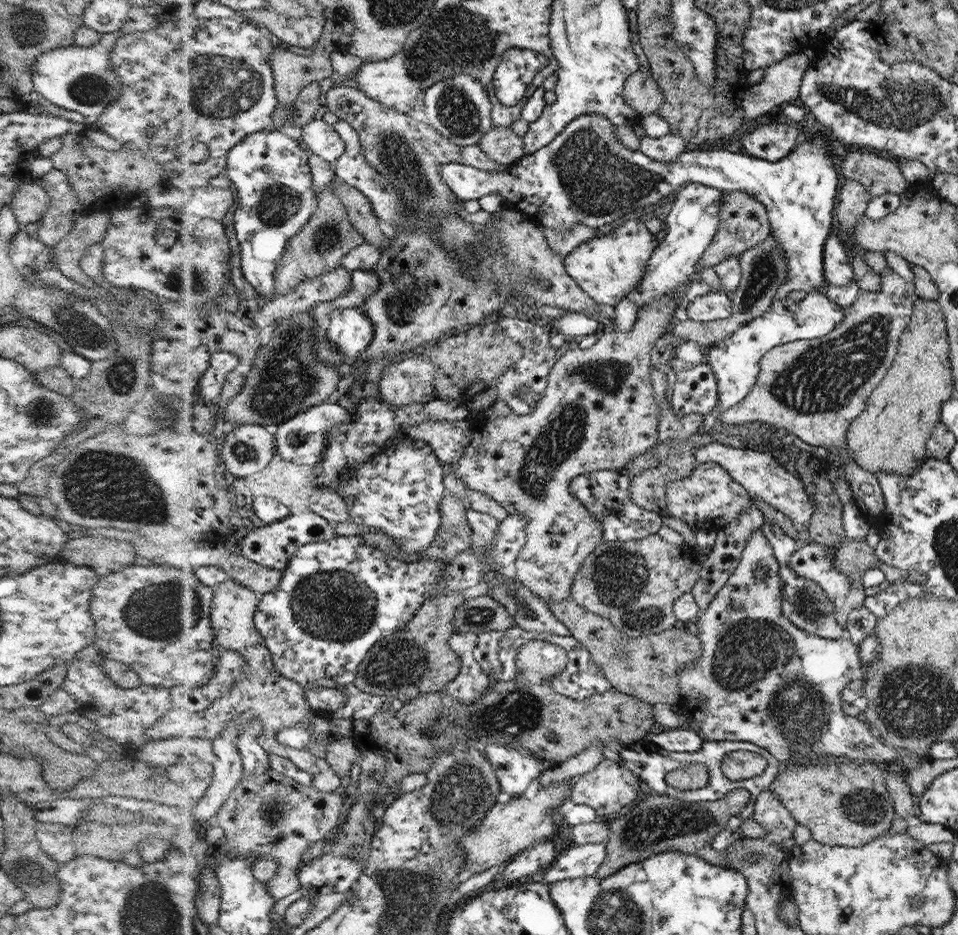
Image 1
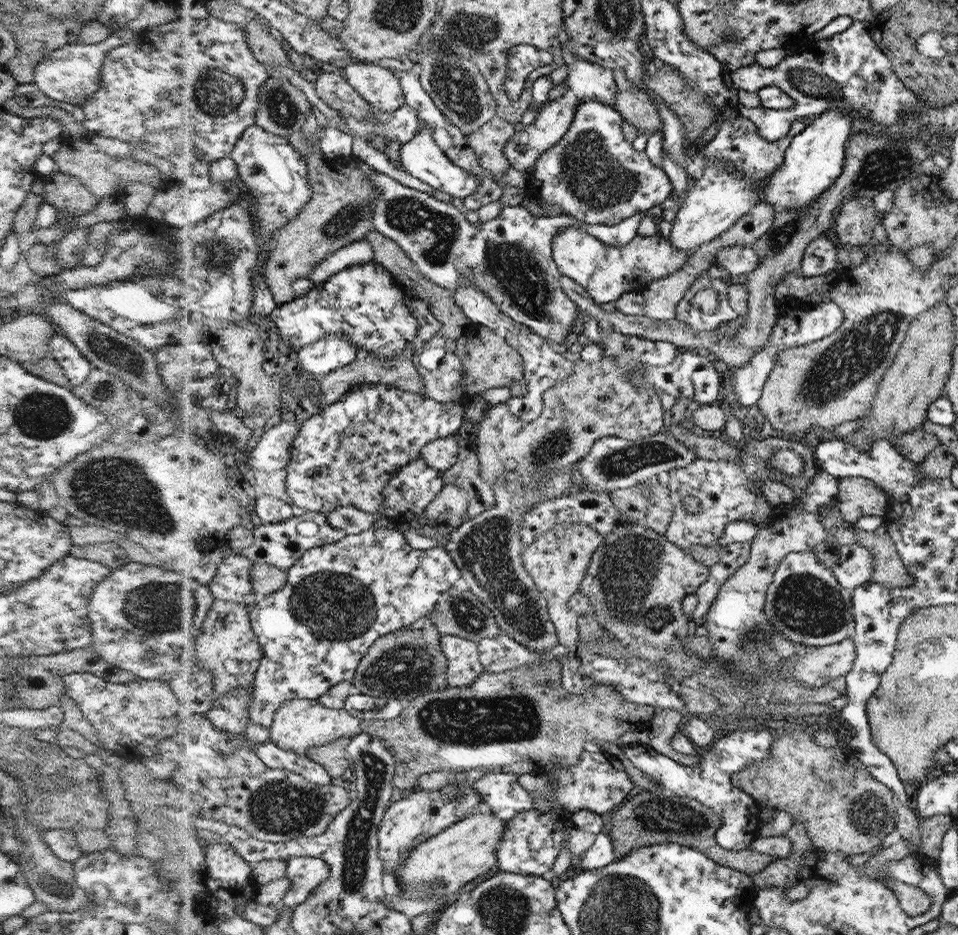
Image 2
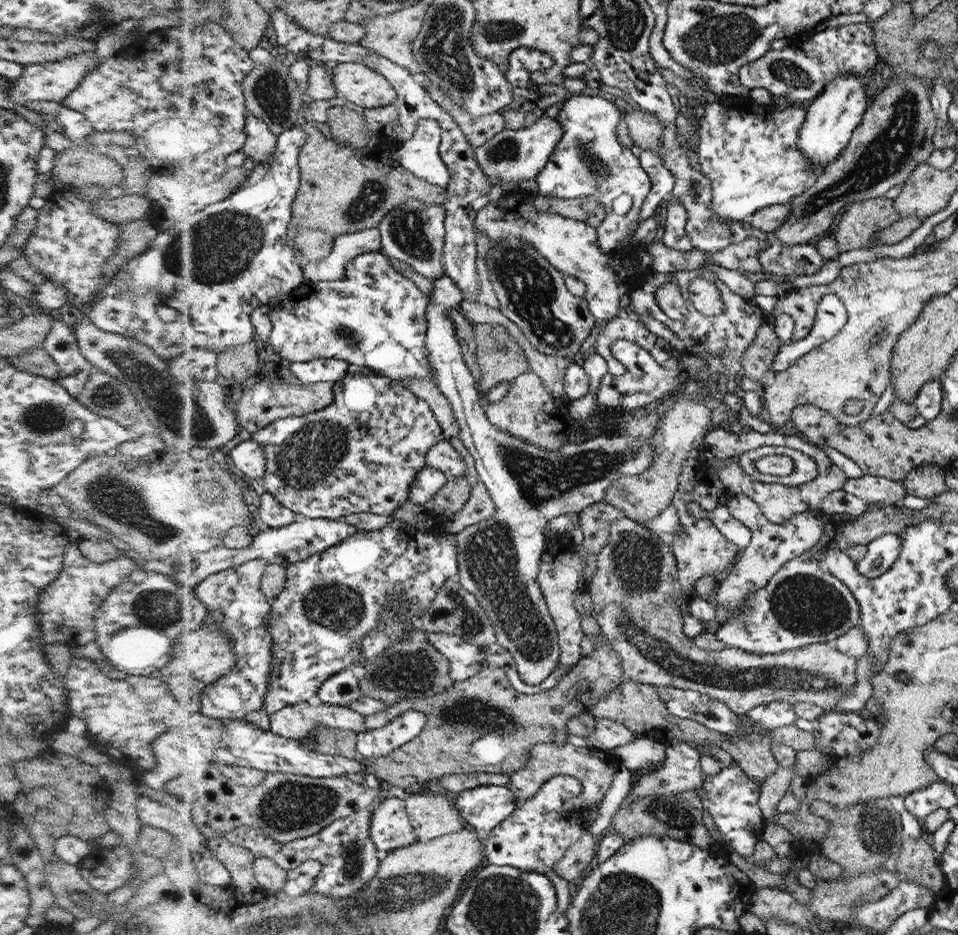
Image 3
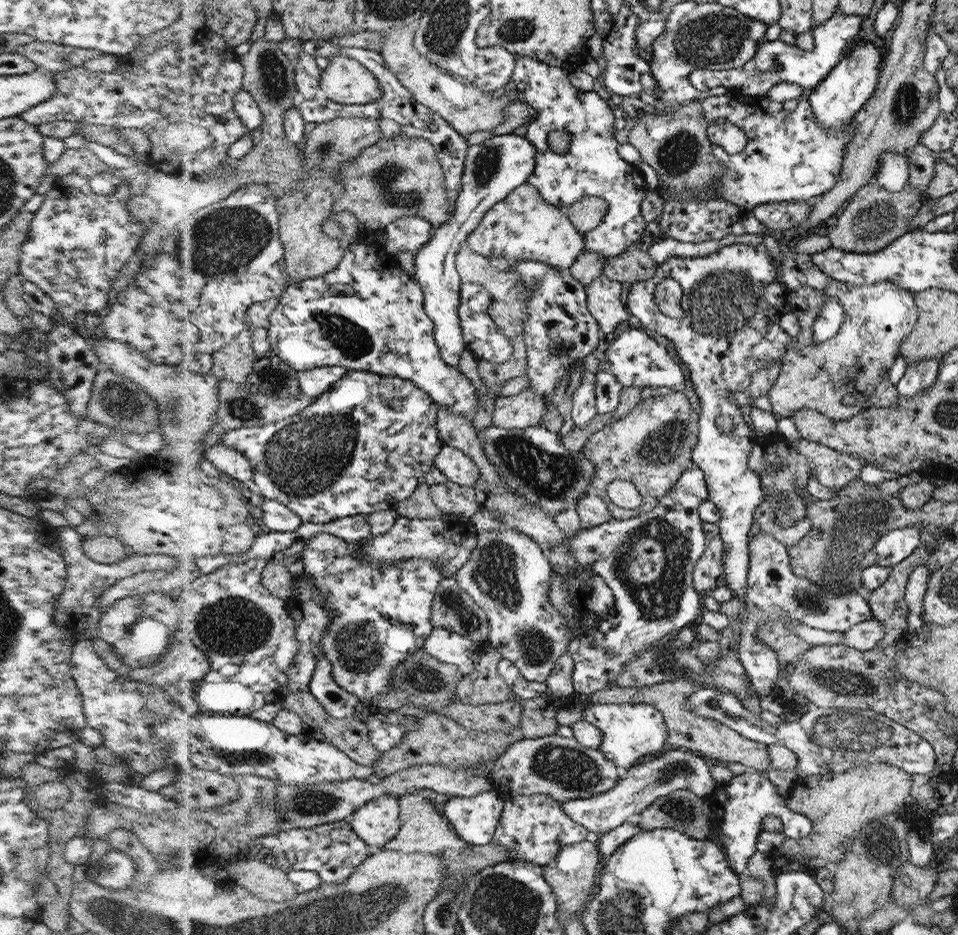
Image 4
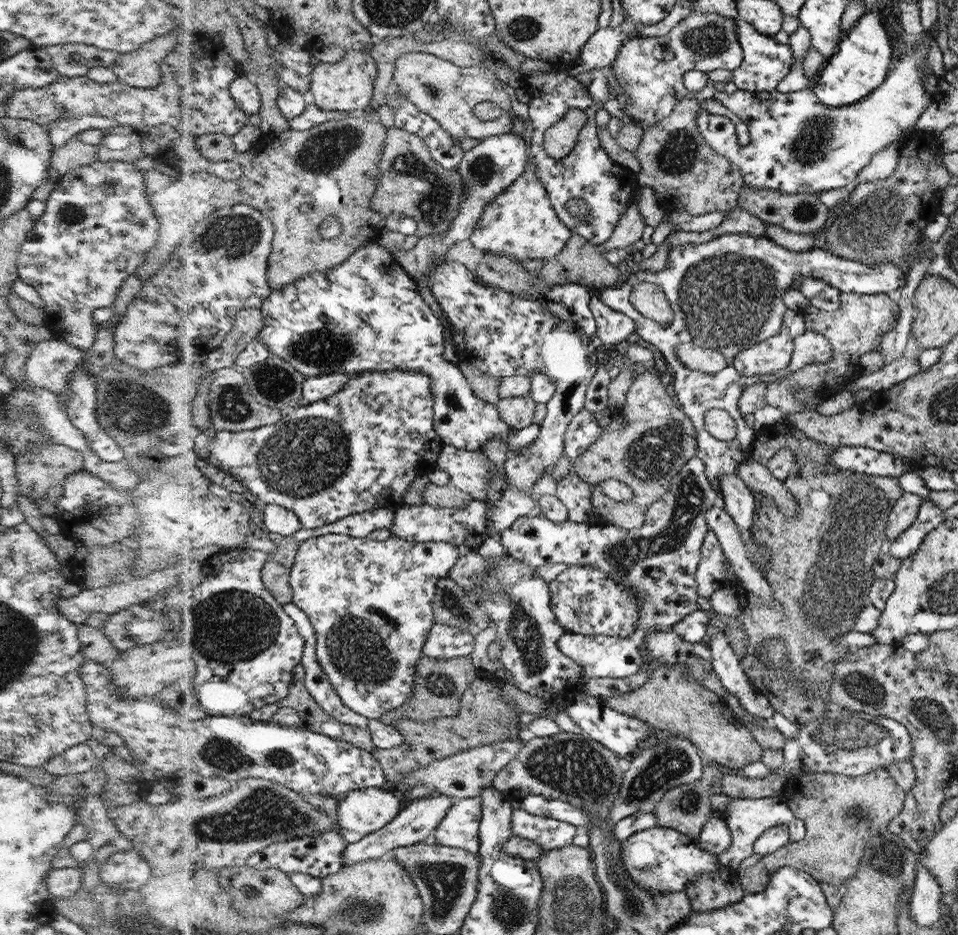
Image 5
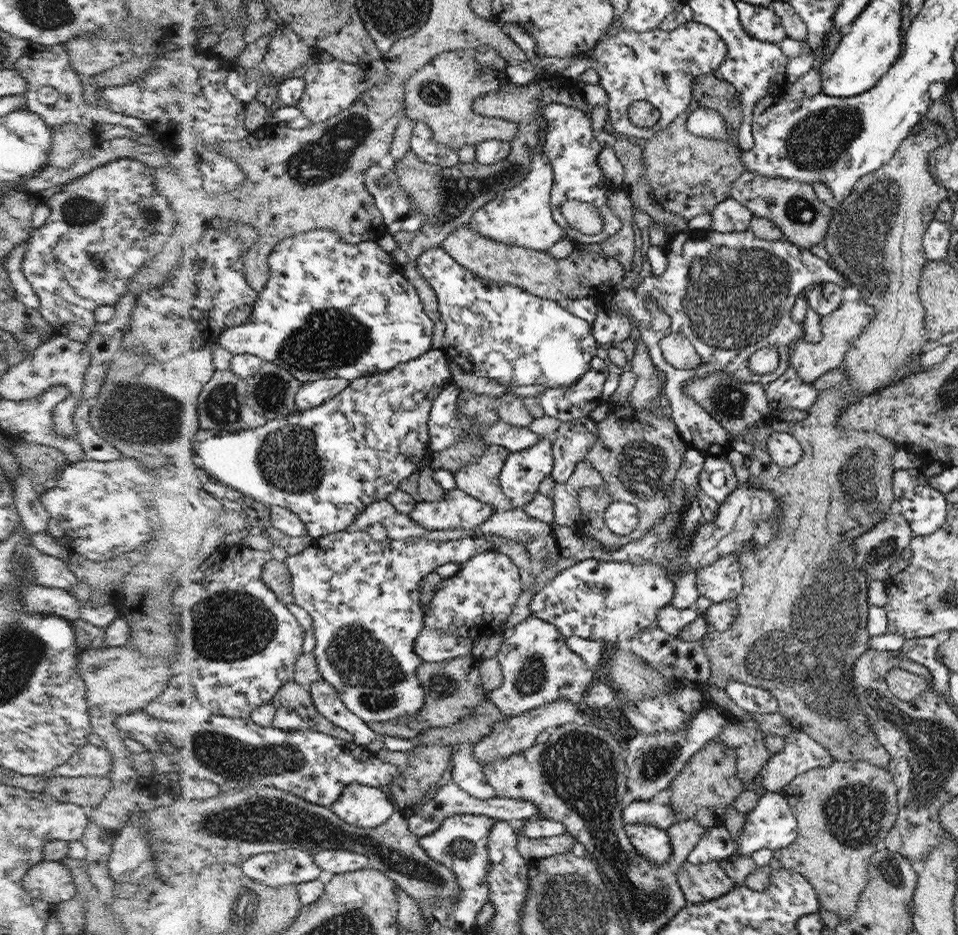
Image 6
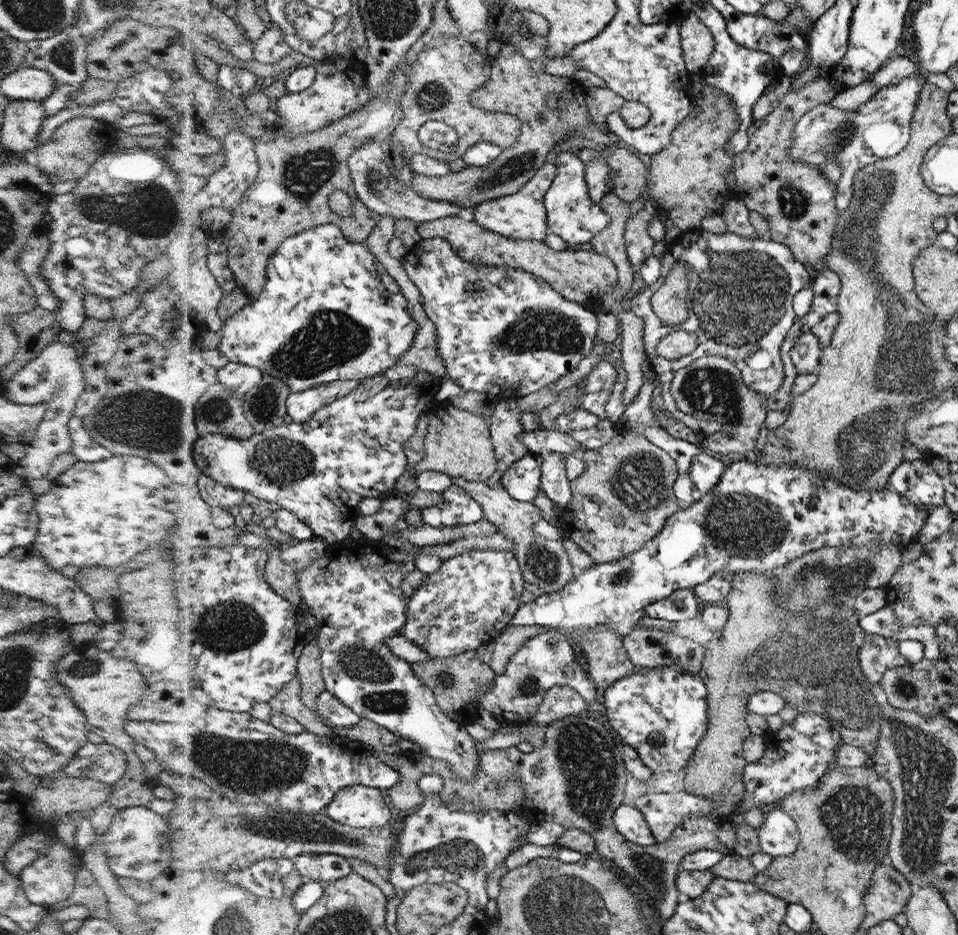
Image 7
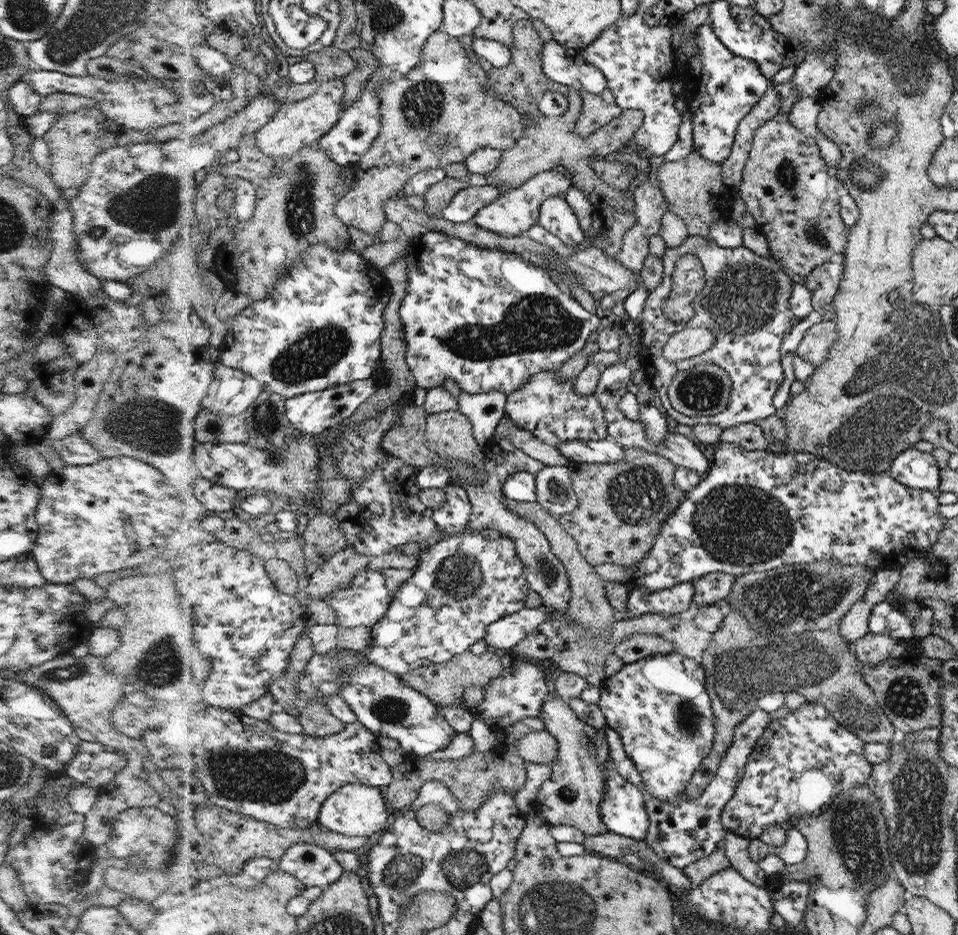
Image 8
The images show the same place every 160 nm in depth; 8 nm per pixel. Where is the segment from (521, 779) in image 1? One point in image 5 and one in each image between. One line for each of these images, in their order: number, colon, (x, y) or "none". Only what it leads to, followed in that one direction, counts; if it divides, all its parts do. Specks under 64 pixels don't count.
2: (500, 791)
3: (485, 807)
4: (475, 819)
5: (460, 828)

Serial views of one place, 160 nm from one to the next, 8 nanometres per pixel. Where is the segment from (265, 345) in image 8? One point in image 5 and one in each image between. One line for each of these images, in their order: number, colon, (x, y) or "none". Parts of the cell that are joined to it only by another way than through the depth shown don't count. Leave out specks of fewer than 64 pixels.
5: (368, 314)
6: (332, 309)
7: (330, 311)

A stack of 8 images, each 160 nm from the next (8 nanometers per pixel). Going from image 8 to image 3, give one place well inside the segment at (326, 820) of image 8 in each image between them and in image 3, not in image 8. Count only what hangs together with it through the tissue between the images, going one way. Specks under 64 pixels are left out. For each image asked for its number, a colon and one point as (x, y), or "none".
3: (392, 829)
4: (379, 822)
5: (368, 810)
6: (366, 806)
7: (362, 806)

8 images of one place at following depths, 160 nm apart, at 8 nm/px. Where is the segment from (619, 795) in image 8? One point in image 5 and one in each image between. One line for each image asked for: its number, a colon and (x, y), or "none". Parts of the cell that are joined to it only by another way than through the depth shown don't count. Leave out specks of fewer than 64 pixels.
5: (660, 859)
6: (654, 843)
7: (629, 819)

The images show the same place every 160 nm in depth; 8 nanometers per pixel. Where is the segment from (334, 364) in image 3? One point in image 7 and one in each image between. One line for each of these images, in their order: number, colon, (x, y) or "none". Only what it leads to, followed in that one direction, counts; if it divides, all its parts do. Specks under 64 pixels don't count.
4: (316, 382)
5: (317, 388)
6: (313, 394)
7: (304, 405)

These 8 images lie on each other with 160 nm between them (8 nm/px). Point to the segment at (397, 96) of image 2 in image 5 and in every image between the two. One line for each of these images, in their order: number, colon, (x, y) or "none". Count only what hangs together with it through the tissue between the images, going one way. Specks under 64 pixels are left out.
3: (362, 85)
4: (346, 80)
5: (348, 85)

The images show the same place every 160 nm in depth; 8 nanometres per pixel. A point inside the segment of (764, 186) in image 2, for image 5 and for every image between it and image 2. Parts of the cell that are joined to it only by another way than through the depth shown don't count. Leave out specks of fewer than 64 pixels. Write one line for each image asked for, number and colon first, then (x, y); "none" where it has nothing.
3: (832, 117)
4: (835, 101)
5: (858, 67)

